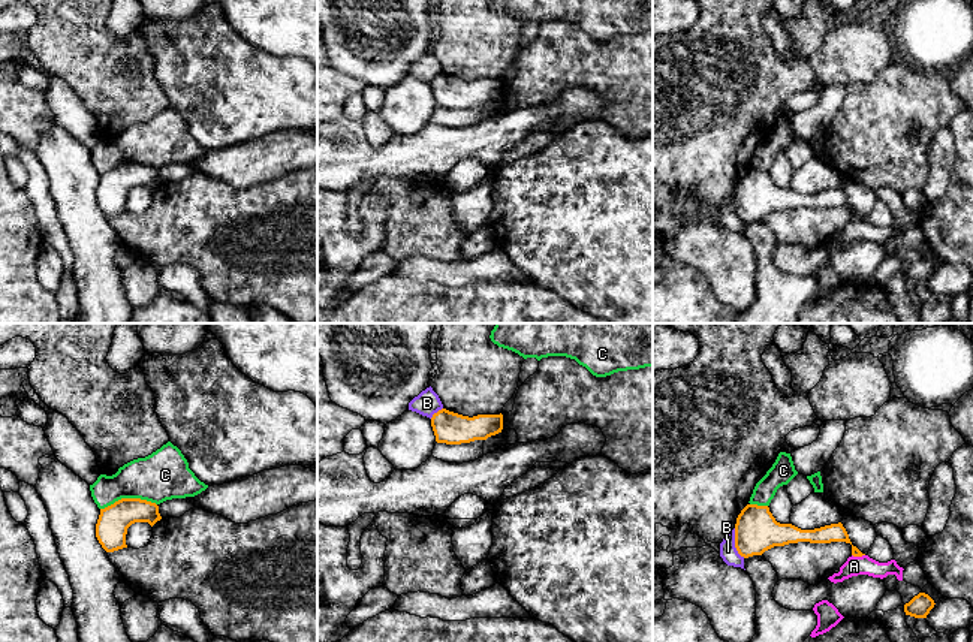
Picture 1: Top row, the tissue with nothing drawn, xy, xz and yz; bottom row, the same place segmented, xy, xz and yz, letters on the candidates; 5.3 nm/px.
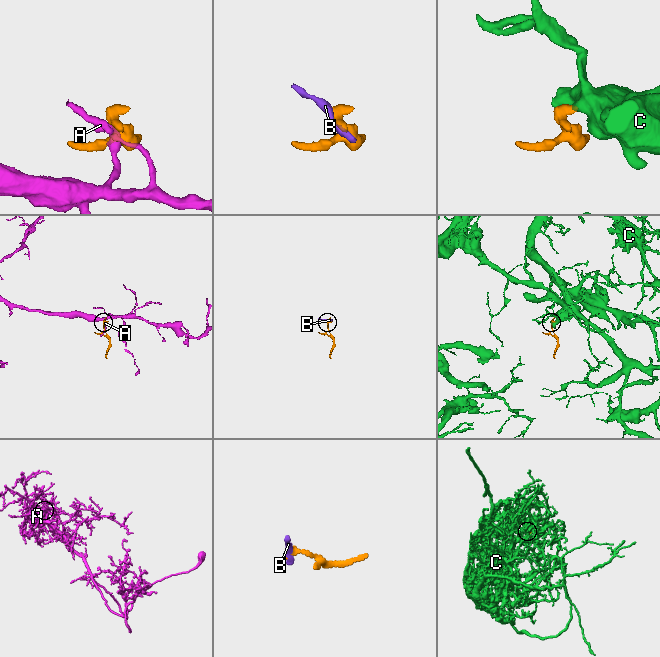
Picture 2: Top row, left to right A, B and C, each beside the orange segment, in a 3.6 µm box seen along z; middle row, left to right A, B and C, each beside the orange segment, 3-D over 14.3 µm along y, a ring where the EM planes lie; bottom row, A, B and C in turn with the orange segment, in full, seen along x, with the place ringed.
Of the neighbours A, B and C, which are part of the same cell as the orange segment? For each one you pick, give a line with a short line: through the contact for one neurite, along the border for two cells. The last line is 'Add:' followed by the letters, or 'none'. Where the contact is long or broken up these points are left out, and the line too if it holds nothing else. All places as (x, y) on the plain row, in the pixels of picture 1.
Add: none

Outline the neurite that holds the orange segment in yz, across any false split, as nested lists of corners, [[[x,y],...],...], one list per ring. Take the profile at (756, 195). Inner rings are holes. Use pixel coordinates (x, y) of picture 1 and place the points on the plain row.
[[[747,169],[736,183],[735,213],[744,223],[762,220],[774,211],[798,207],[846,207],[852,210],[841,187],[814,195],[801,195],[792,189],[777,187],[768,171],[757,169]]]

